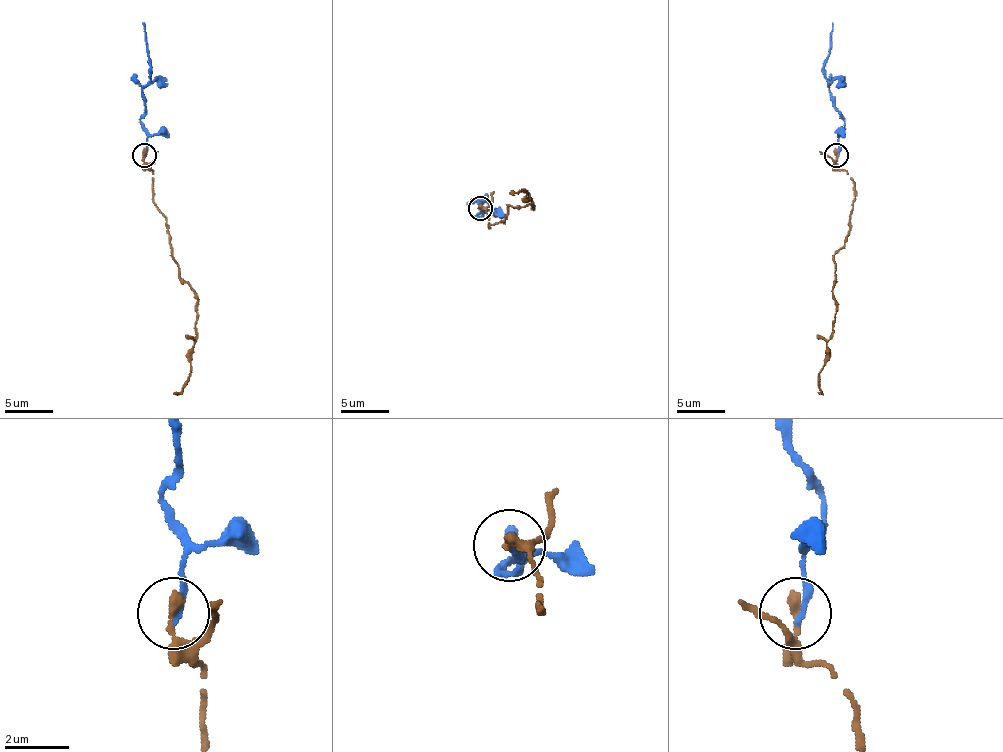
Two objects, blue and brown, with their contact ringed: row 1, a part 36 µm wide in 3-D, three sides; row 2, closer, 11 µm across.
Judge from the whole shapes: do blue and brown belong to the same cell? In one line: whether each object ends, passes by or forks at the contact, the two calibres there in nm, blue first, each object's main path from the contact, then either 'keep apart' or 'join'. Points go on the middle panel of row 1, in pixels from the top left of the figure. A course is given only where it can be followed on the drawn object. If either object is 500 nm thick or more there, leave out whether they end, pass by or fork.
blue ends | brown ends | 200/320 nm | blue via (479, 209), (481, 213), (477, 216), (481, 209), (479, 201), (486, 197), (479, 204) | brown via (479, 209), (484, 209), (489, 225), (503, 220), (508, 206), (529, 204), (534, 209), (527, 192), (510, 189) | keep apart

